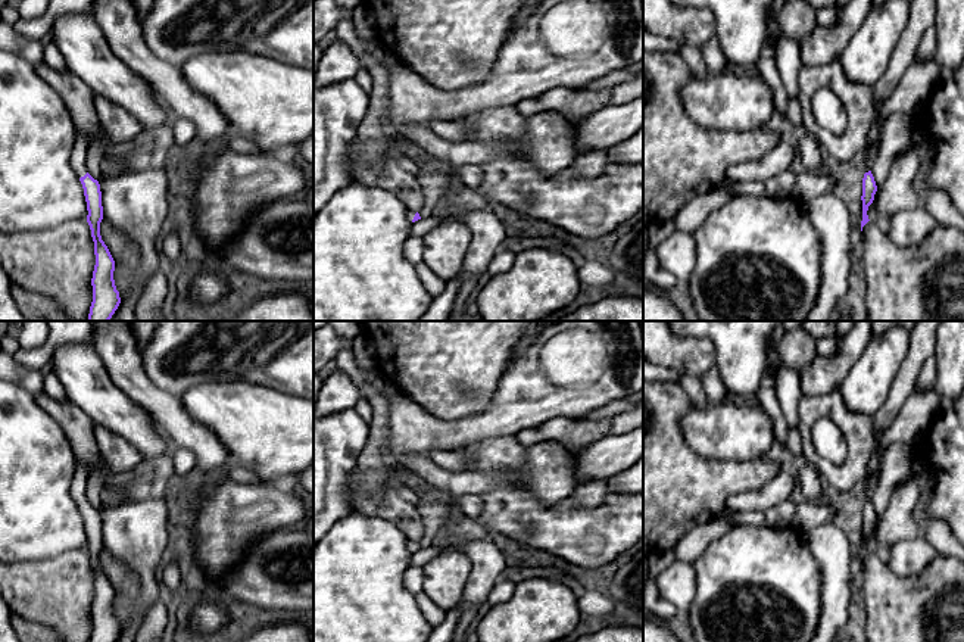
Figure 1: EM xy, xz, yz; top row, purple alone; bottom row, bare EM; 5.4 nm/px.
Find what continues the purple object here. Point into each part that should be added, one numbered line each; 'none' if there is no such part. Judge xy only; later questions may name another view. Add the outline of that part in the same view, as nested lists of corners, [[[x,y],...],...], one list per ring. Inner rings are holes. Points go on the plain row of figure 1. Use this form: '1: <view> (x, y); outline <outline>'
1: xy (78, 488); outline [[[77,462],[75,476],[71,486],[71,495],[79,508],[87,504],[85,490],[88,474],[90,473],[87,467],[81,462]]]

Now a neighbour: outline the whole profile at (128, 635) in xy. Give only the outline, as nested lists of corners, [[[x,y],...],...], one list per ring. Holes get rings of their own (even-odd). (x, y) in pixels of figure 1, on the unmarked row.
[[[135,617],[131,624],[119,633],[115,642],[135,642],[137,632],[140,629],[141,618]]]

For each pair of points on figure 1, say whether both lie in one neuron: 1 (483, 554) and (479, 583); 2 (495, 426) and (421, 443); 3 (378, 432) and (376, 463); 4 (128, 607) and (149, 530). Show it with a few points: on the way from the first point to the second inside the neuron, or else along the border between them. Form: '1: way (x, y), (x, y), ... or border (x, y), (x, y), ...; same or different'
1: way (484, 561), (483, 576); same
2: way (477, 427), (456, 435), (439, 435); same
3: way (377, 439), (376, 455); same
4: way (146, 591), (146, 551); same

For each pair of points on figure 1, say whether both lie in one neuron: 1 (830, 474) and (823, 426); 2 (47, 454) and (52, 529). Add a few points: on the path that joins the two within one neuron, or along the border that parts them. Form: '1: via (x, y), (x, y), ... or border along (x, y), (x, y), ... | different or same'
1: border along (811, 427), (814, 448), (830, 461), (839, 464) | different
2: via (47, 473), (47, 510) | same

